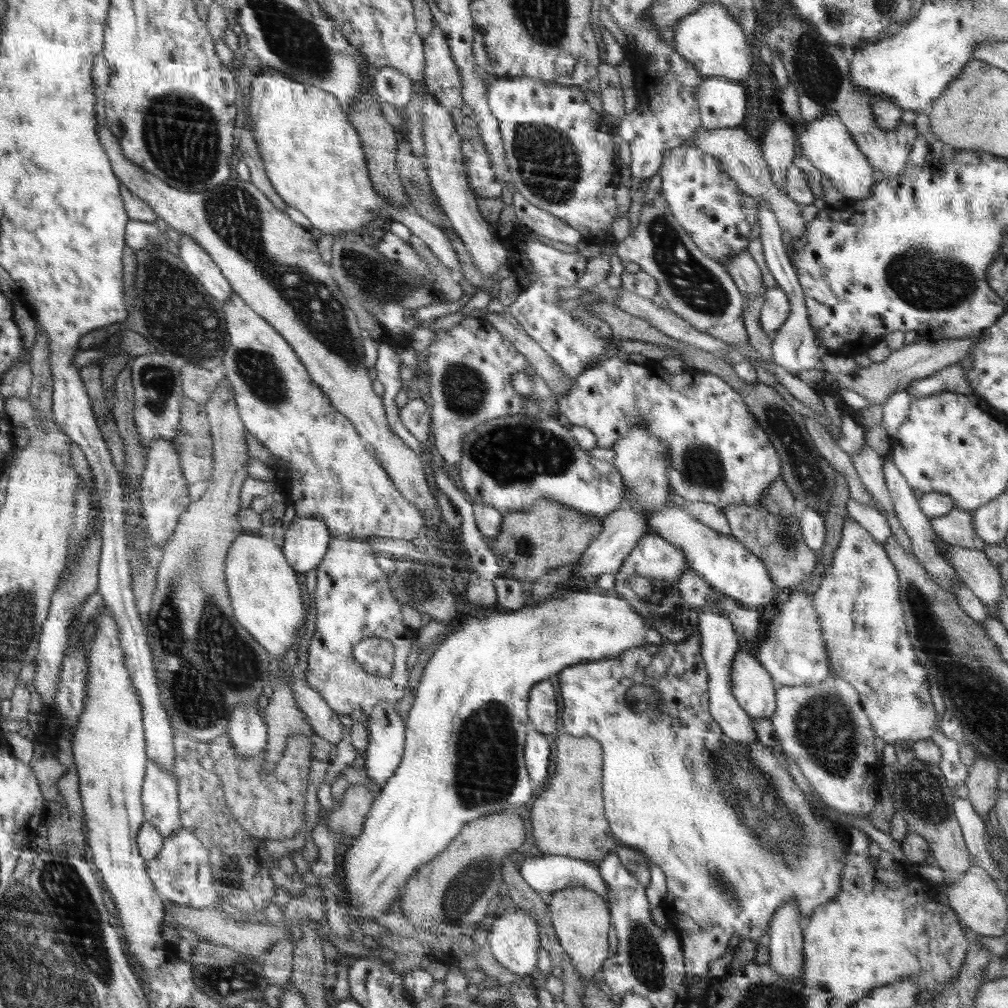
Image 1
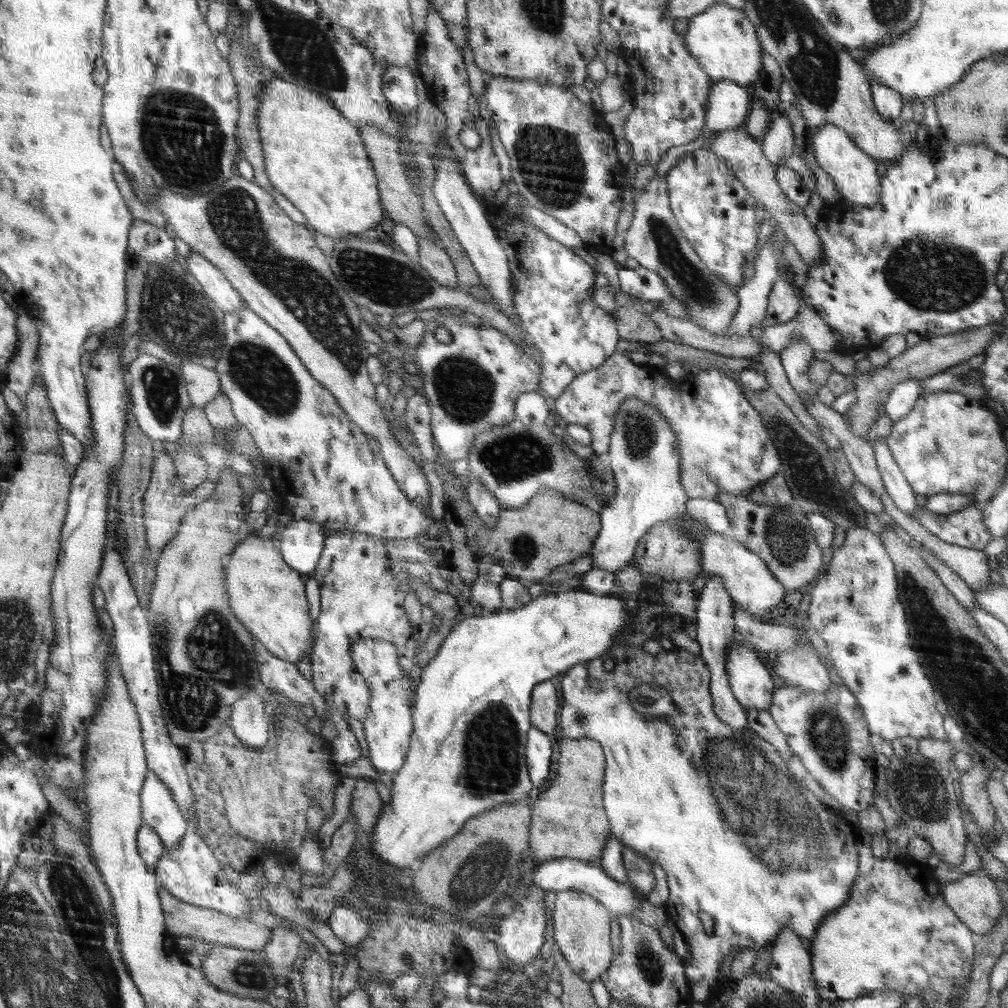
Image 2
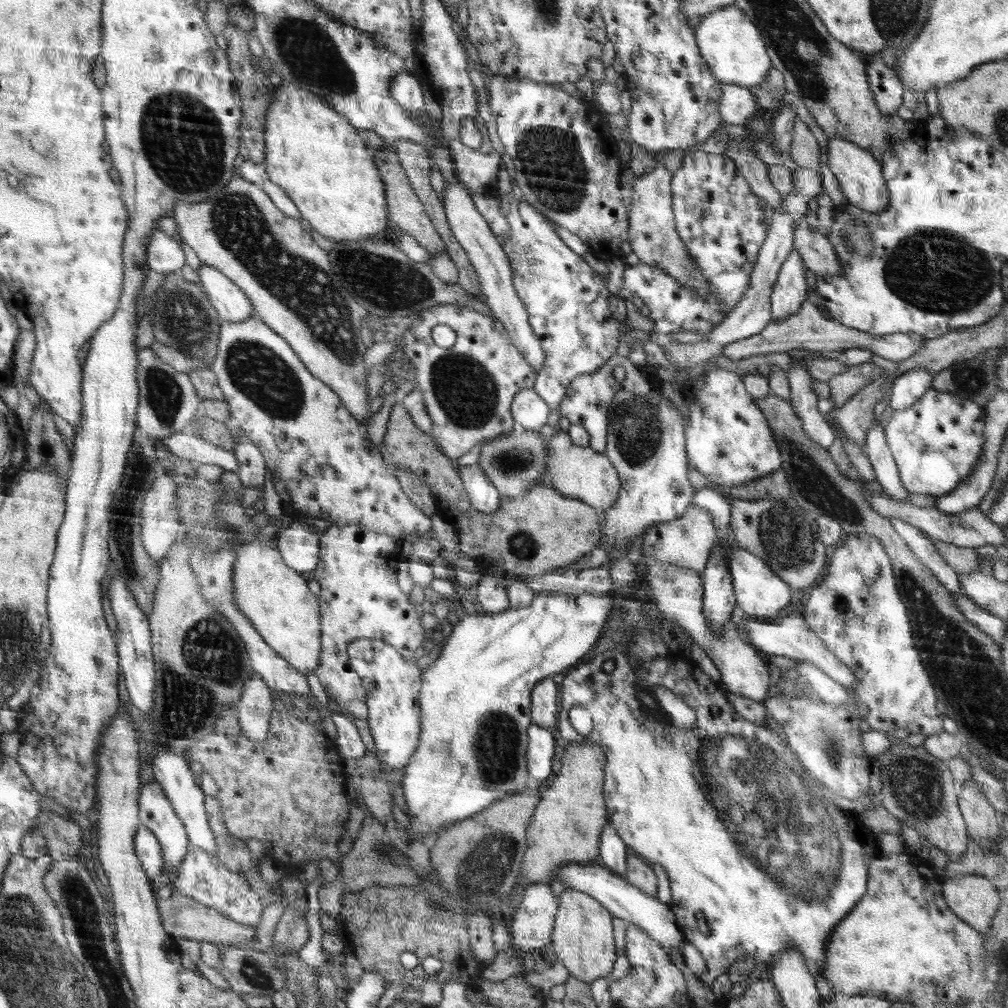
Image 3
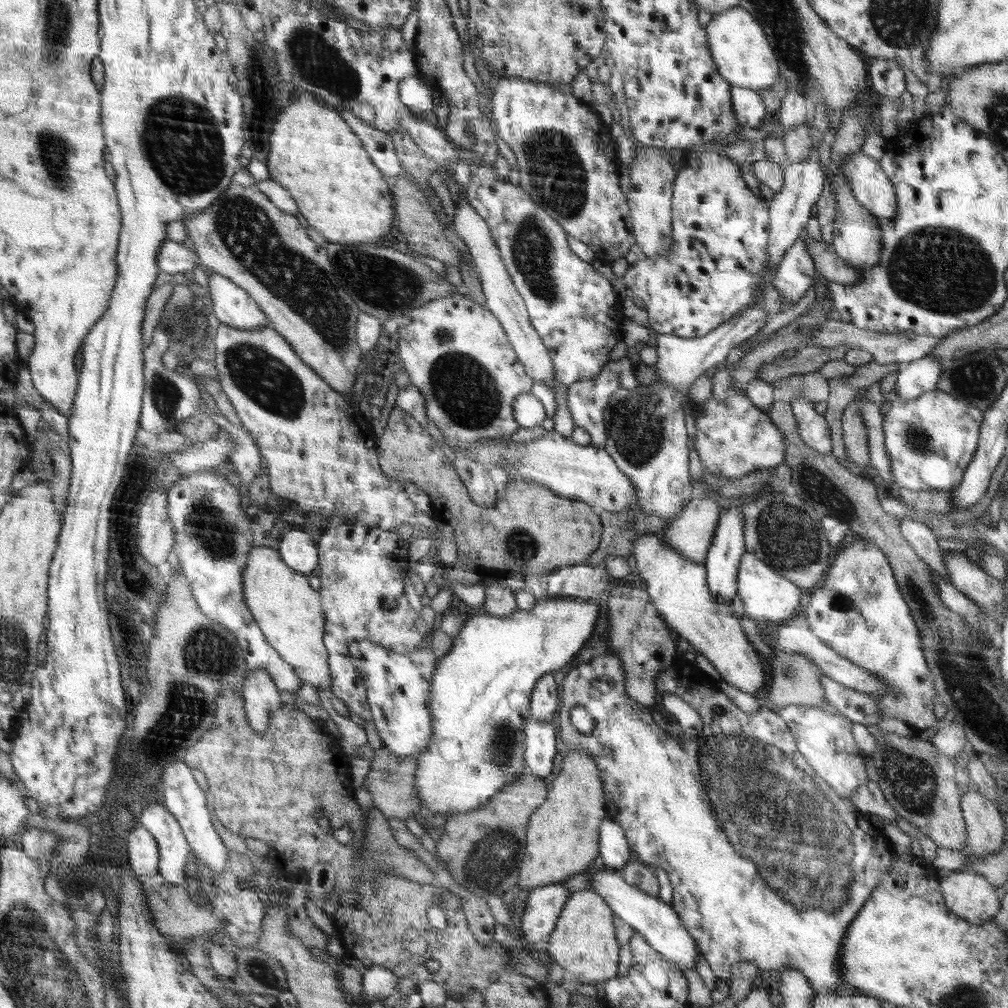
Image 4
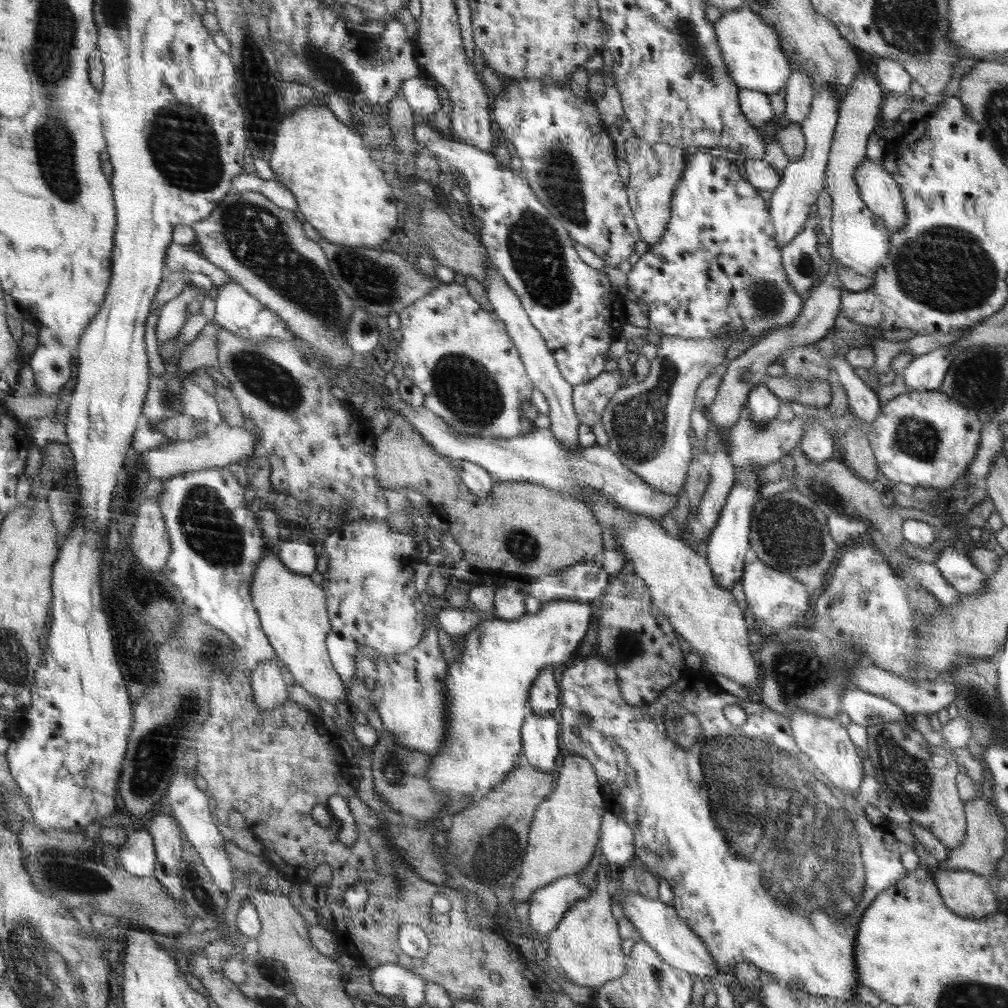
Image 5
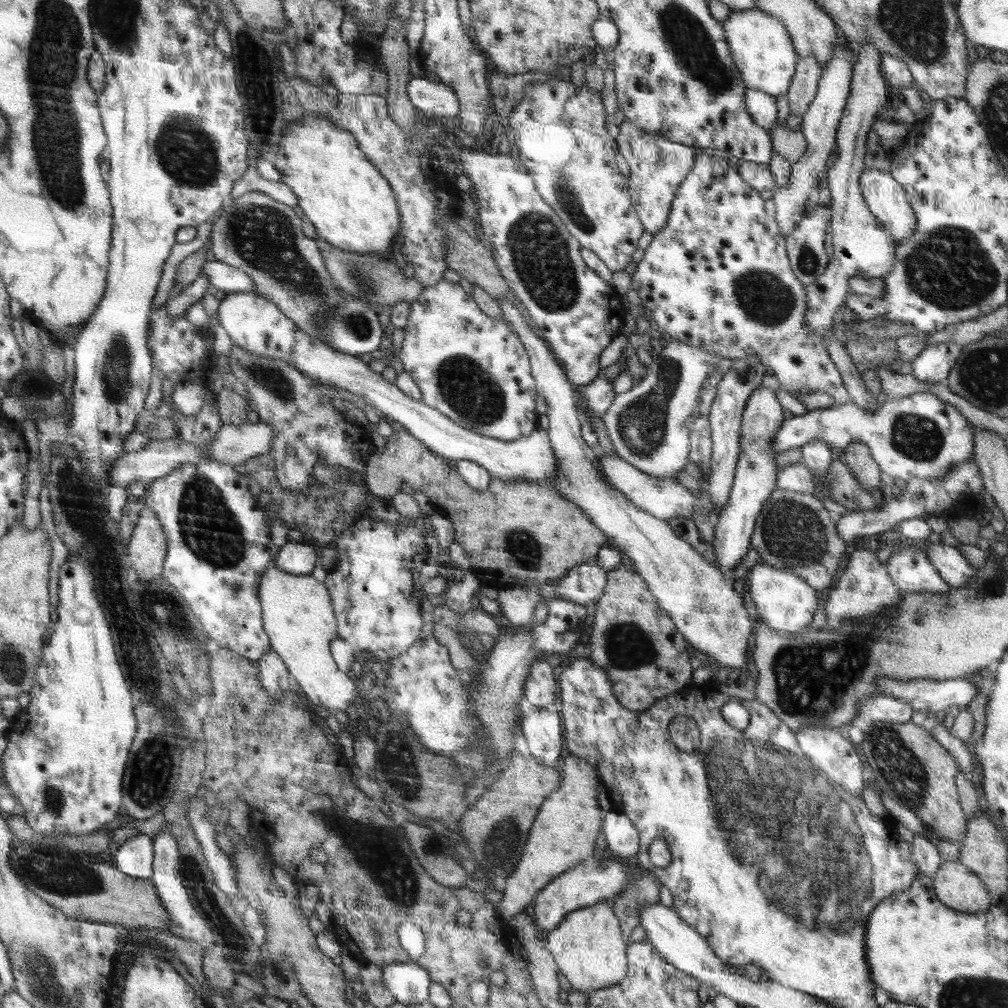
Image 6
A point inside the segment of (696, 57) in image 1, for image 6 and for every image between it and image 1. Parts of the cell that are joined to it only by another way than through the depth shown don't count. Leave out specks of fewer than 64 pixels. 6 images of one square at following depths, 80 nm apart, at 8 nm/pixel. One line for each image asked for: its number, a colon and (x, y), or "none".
2: (722, 37)
3: (733, 44)
4: (743, 53)
5: (754, 49)
6: (761, 45)

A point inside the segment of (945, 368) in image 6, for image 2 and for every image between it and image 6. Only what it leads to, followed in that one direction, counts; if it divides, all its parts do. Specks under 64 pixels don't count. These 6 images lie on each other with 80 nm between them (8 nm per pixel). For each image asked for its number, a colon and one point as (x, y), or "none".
2: (903, 397)
3: (908, 388)
4: (915, 378)
5: (926, 372)

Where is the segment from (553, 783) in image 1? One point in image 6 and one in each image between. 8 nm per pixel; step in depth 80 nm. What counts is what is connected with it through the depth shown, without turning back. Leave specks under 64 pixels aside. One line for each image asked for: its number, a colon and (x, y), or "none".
2: (568, 821)
3: (566, 830)
4: (563, 834)
5: (563, 835)
6: (563, 835)

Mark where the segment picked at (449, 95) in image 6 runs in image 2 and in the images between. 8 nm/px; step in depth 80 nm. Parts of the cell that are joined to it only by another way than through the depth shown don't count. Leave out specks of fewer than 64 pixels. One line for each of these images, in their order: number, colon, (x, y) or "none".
2: (398, 86)
3: (406, 90)
4: (417, 96)
5: (423, 99)

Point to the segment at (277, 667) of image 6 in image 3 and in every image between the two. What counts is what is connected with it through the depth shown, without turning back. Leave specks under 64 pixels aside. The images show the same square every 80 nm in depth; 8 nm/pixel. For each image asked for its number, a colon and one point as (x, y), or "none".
3: (256, 707)
4: (262, 697)
5: (270, 689)

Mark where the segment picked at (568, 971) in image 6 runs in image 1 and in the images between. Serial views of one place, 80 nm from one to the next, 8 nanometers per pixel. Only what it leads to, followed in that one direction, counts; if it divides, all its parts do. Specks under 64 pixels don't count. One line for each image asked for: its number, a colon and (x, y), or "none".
1: (581, 920)
2: (582, 926)
3: (583, 940)
4: (584, 942)
5: (587, 944)

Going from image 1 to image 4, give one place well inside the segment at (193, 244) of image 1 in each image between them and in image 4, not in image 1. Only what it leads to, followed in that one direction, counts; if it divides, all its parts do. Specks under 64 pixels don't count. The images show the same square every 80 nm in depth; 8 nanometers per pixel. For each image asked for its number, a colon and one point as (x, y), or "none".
2: (216, 285)
3: (232, 303)
4: (233, 306)

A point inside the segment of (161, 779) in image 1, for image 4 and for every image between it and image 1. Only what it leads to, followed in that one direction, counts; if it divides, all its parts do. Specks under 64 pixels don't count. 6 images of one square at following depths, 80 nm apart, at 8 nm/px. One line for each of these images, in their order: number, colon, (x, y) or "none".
2: (163, 814)
3: (157, 813)
4: (174, 847)

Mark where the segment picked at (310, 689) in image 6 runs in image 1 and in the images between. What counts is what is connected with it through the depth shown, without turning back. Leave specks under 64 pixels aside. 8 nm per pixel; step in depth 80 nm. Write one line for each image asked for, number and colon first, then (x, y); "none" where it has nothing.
1: (267, 597)
2: (267, 594)
3: (275, 597)
4: (289, 611)
5: (292, 608)

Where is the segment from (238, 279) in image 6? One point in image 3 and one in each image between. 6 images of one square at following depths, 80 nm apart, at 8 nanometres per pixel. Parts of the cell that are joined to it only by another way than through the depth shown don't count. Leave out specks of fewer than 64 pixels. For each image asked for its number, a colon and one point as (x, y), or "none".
3: (165, 254)
4: (173, 257)
5: (179, 257)

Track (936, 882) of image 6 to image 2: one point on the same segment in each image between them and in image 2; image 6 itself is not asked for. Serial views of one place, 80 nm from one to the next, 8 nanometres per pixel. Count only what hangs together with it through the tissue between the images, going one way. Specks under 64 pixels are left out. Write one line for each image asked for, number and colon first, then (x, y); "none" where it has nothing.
2: (975, 900)
3: (973, 898)
4: (967, 894)
5: (964, 892)

